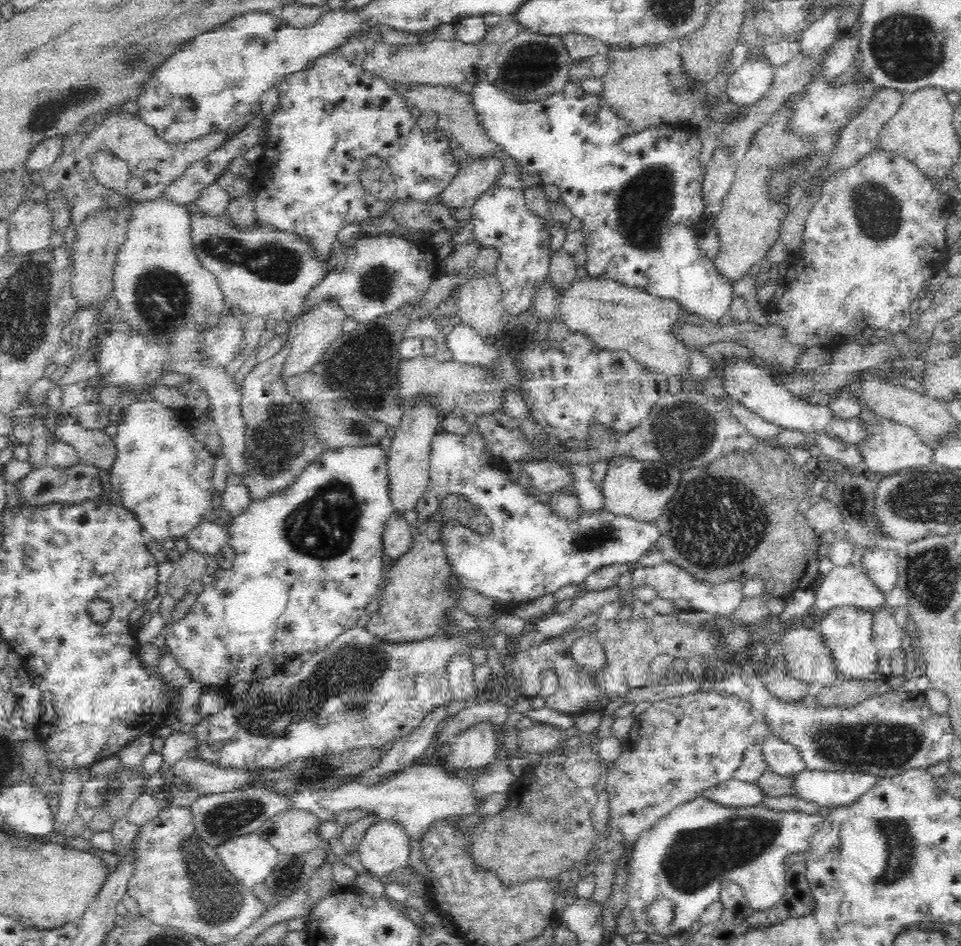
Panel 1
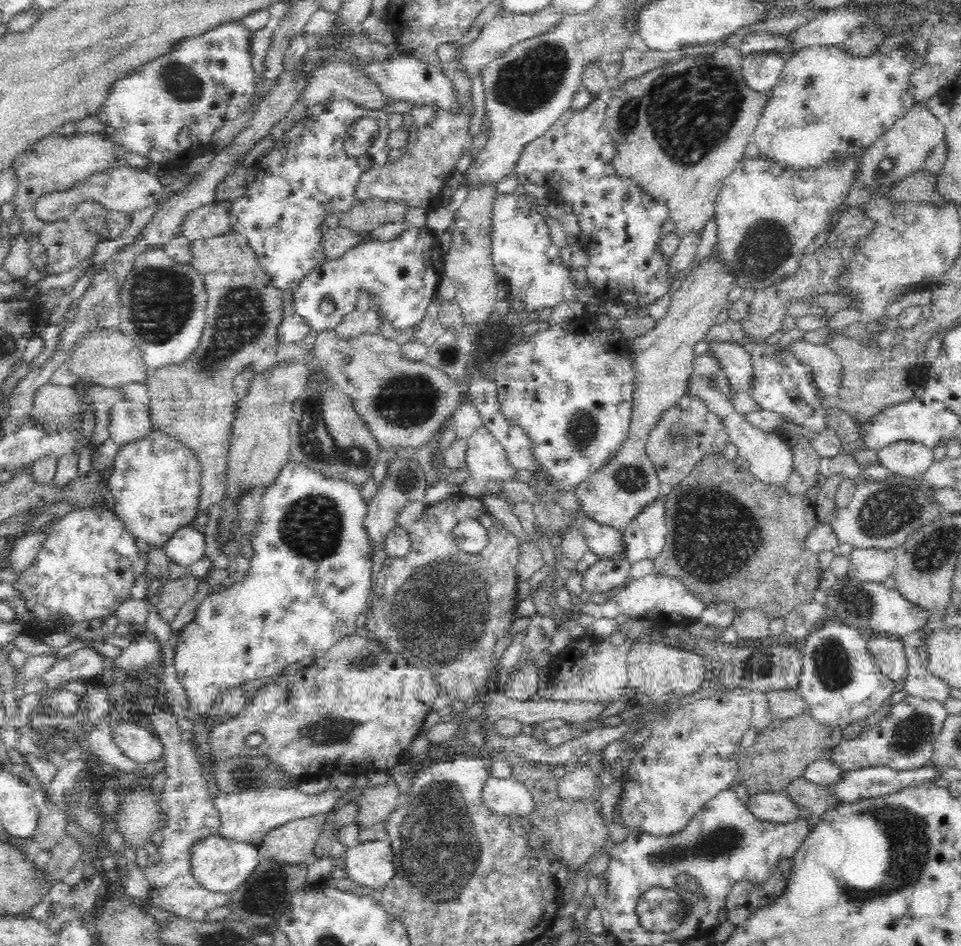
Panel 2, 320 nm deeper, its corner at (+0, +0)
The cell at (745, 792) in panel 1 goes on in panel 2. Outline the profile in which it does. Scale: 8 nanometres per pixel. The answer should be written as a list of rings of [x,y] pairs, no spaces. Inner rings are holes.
[[[760,791],[749,794],[748,810],[760,820],[779,823],[800,817],[801,812],[785,792]]]

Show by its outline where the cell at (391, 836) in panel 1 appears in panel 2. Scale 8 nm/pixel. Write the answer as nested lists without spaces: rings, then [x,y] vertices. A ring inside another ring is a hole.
[[[365,841],[345,854],[345,876],[361,886],[373,888],[377,895],[396,874],[390,841]]]

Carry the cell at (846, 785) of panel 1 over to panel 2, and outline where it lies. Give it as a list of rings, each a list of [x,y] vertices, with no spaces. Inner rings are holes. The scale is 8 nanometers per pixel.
[[[925,765],[915,770],[897,771],[888,767],[866,767],[845,771],[827,789],[829,794],[840,800],[840,804],[850,804],[859,800],[882,796],[906,785],[916,785],[923,780],[936,780],[941,771],[933,765]]]

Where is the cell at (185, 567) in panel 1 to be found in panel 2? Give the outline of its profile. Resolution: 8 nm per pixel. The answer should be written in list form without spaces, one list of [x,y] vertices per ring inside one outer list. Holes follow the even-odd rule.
[[[189,573],[176,580],[164,581],[164,586],[160,588],[158,599],[155,601],[157,612],[164,622],[170,624],[179,608],[198,592],[199,584],[198,576],[190,576]]]

